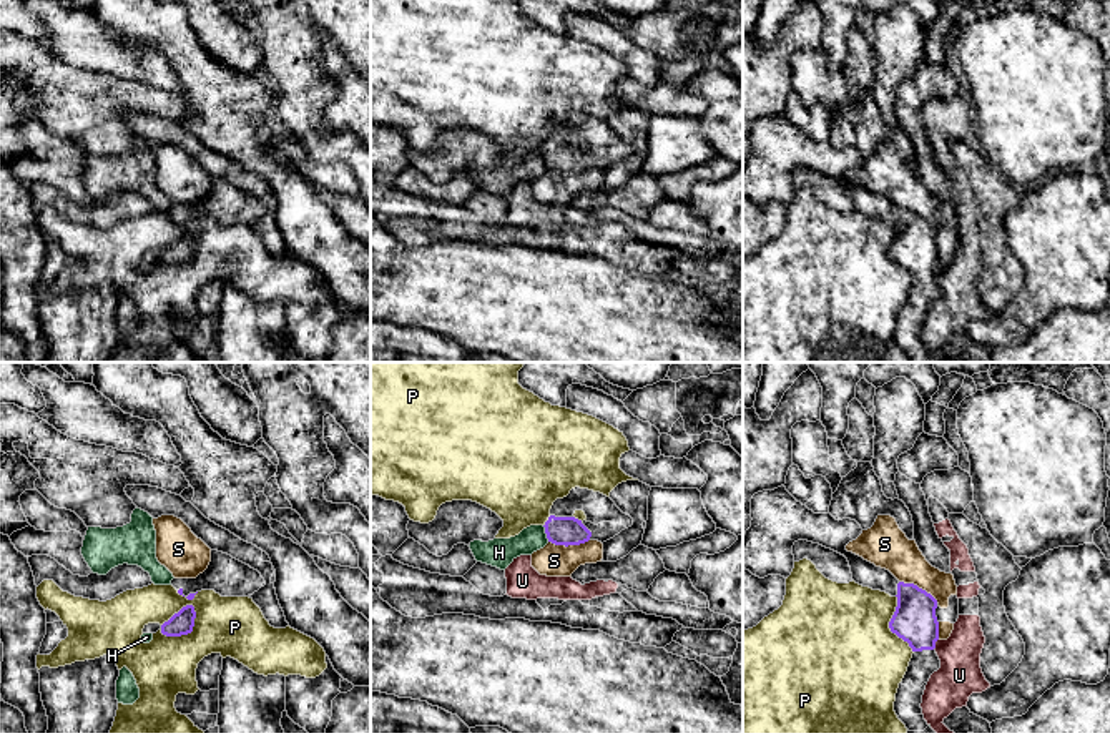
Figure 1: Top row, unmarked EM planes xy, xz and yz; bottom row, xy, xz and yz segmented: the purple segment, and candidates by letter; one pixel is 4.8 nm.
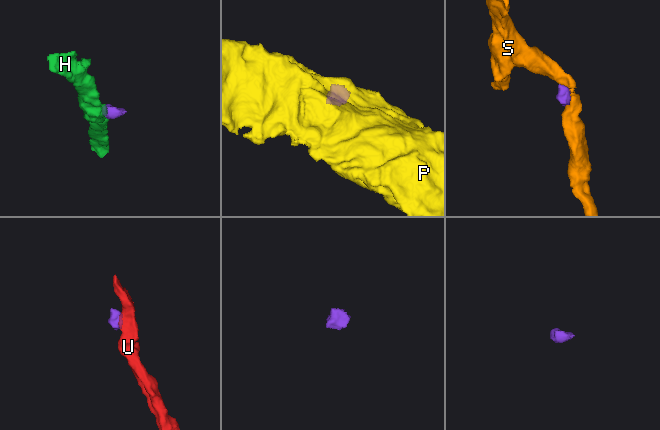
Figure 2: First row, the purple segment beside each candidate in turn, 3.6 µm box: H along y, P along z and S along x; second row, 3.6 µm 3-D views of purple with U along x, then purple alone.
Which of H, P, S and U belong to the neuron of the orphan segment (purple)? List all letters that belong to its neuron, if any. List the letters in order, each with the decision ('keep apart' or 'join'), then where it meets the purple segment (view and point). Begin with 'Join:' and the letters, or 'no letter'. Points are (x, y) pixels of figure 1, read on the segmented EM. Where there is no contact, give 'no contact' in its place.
Join: no letter
H: keep apart; meets purple in xz at (545, 532)
P: keep apart; meets purple in xy at (186, 634)
S: keep apart; meets purple in xz at (569, 544)
U: keep apart; meets purple in yz at (934, 644)

